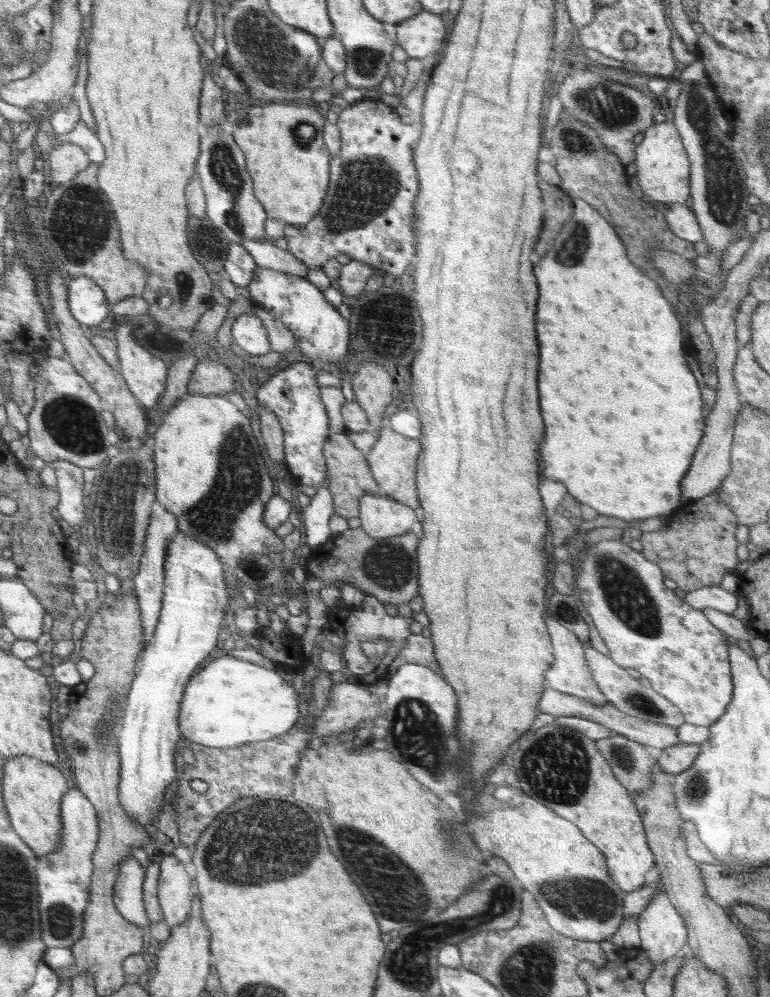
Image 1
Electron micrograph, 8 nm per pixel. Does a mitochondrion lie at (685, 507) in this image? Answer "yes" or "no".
no

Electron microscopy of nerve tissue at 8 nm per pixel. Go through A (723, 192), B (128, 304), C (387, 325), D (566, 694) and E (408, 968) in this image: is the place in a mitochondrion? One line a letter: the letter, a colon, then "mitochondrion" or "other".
A: mitochondrion
B: other
C: mitochondrion
D: other
E: mitochondrion

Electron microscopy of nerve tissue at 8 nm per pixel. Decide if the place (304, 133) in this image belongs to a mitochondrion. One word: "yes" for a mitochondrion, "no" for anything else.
yes

